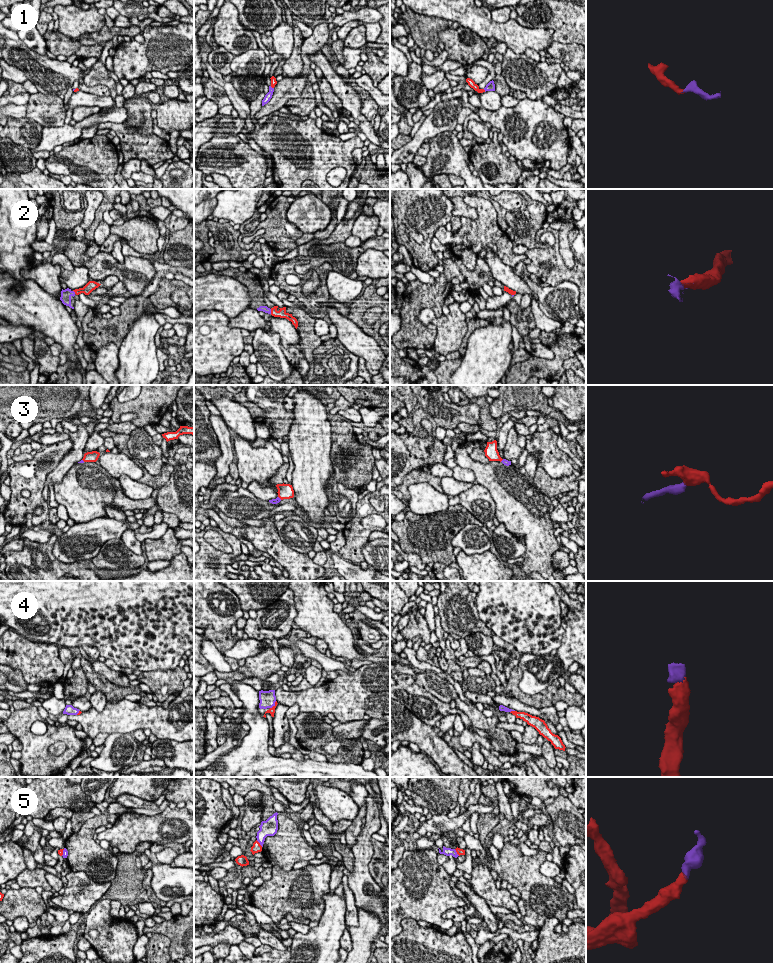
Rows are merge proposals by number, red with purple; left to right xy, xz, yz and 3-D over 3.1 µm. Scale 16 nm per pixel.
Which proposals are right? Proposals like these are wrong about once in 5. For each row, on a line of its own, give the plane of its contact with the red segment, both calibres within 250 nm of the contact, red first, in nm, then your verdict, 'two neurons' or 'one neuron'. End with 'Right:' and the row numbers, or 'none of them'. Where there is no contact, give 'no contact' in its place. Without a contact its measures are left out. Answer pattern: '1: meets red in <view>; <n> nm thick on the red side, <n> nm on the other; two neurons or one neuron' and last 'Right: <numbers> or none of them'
1: meets red in yz; 120 nm thick on the red side, 140 nm on the other; one neuron
2: meets red in xz; 140 nm thick on the red side, 100 nm on the other; one neuron
3: meets red in xz; 260 nm thick on the red side, 100 nm on the other; one neuron
4: meets red in xz; 100 nm thick on the red side, 260 nm on the other; one neuron
5: meets red in xz; 140 nm thick on the red side, 190 nm on the other; one neuron
Right: 1, 2, 3, 4, 5

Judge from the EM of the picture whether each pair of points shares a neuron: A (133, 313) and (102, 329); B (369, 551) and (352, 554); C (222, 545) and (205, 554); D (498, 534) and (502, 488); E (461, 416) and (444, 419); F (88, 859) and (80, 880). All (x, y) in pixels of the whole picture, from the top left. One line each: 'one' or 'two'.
A: one
B: two
C: two
D: two
E: one
F: two

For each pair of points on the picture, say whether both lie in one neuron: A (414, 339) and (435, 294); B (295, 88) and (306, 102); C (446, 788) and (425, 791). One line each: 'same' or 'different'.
A: same
B: different
C: same

